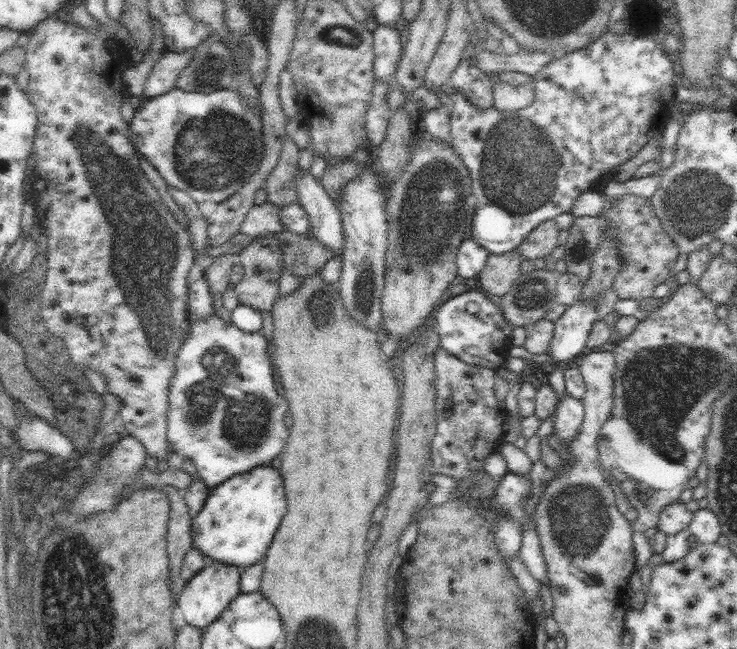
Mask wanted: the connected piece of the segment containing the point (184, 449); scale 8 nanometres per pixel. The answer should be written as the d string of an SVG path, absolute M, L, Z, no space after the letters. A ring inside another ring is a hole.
M218 314L207 316L206 318L199 318L198 320L190 320L187 335L185 336L182 348L179 350L176 359L175 377L172 378L169 384L168 400L169 411L167 418L167 439L173 444L174 452L181 454L185 459L190 459L194 462L197 468L197 476L200 477L211 489L218 486L222 481L232 478L236 474L248 472L256 466L264 466L270 464L286 446L288 442L288 428L284 424L284 416L288 412L288 402L286 398L280 398L280 394L276 394L276 384L274 384L274 374L272 368L274 364L272 355L268 355L270 351L270 343L266 337L258 332L244 332L240 330L232 322L226 322Z

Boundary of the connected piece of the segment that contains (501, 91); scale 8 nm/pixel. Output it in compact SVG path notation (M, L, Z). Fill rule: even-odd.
M504 81L492 82L493 106L498 111L520 111L531 106L535 94L530 85L514 86Z

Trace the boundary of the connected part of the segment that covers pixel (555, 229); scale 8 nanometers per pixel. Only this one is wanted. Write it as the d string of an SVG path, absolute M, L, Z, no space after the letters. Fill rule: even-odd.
M555 219L544 221L530 231L518 250L526 260L544 259L558 246L559 232L560 228Z

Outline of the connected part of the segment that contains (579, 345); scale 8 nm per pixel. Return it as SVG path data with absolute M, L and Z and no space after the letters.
M577 300L554 323L549 354L557 362L572 360L585 347L598 306Z

